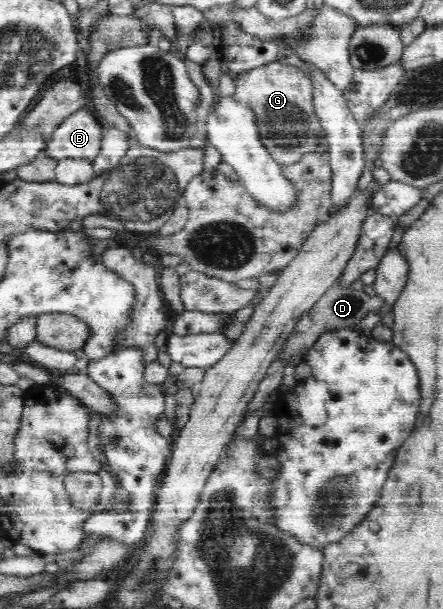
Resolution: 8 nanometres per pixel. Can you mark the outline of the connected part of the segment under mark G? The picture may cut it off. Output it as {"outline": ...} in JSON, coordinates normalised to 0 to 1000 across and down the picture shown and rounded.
{"outline":[[[630,100],[567,113],[528,128],[528,156],[580,184],[594,238],[630,271],[664,269],[693,250],[720,243],[718,222],[729,213],[711,187],[707,138],[673,110]]]}

